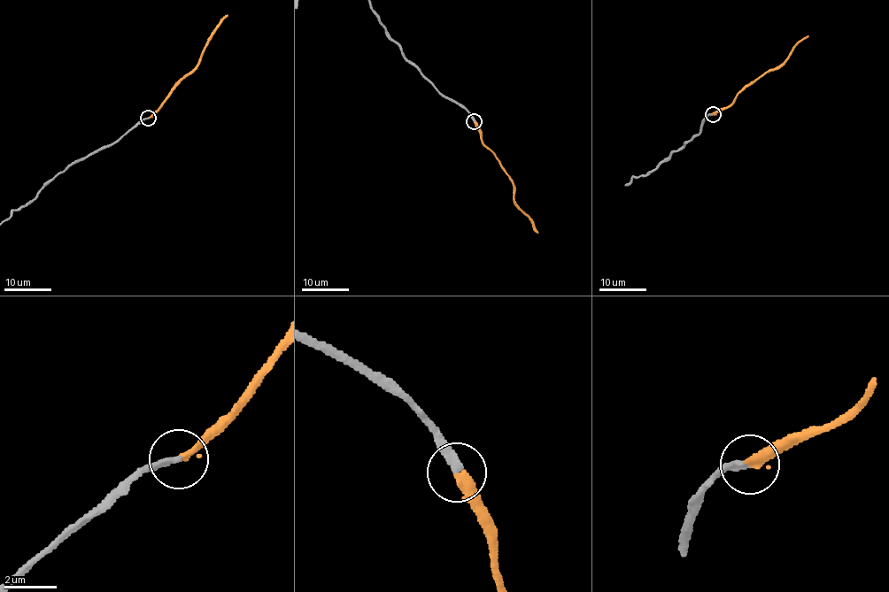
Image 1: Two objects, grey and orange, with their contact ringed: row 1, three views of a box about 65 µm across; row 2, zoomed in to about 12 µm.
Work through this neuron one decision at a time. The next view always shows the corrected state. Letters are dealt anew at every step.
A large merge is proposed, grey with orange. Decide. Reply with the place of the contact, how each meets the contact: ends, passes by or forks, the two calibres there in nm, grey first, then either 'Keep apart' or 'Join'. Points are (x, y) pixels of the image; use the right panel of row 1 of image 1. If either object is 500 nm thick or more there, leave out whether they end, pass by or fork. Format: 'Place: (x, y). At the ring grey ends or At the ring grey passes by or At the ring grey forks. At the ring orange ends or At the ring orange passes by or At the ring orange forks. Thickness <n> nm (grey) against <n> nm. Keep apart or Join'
Place: (713, 114). At the ring grey ends. At the ring orange passes by. Thickness 260 nm (grey) against 200 nm. Join

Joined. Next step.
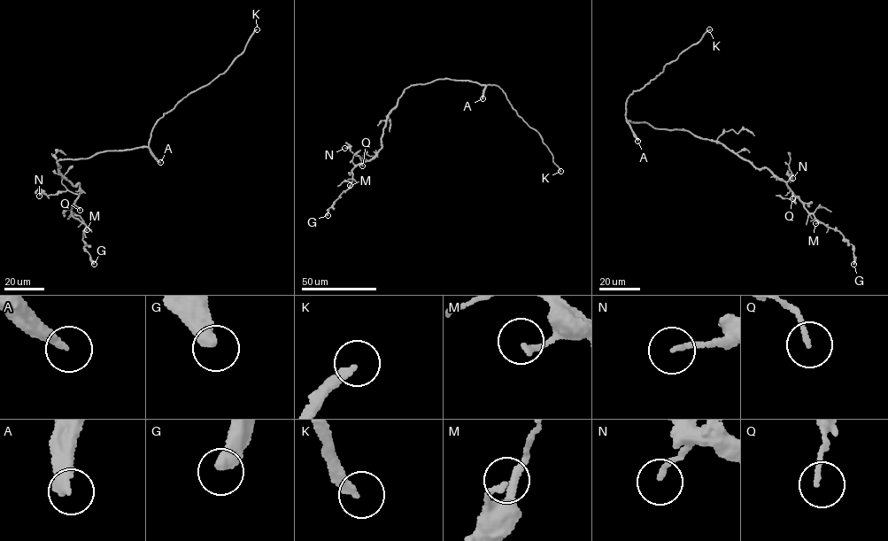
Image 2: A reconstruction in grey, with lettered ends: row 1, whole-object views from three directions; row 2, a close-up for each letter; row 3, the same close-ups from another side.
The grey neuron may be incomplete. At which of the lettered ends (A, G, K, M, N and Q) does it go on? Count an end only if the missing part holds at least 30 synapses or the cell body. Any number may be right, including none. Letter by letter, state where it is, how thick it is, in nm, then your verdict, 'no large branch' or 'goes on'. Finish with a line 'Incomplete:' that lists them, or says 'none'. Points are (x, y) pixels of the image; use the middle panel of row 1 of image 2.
A: place (482, 98); calibre 360 nm; goes on
G: place (328, 215); calibre 480 nm; no large branch
K: place (560, 171); calibre 240 nm; goes on
M: place (350, 185); calibre 140 nm; no large branch
N: place (344, 148); calibre 140 nm; no large branch
Q: place (362, 166); calibre 140 nm; no large branch
Incomplete: A, K

